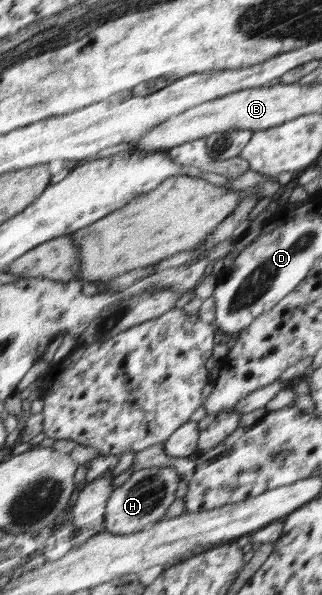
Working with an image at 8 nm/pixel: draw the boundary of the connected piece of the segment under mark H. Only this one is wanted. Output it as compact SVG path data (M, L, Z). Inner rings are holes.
M149 467L135 472L124 485L117 487L107 505L107 521L104 531L116 535L130 535L141 532L147 524L155 524L163 518L169 504L175 500L177 474L173 467Z

